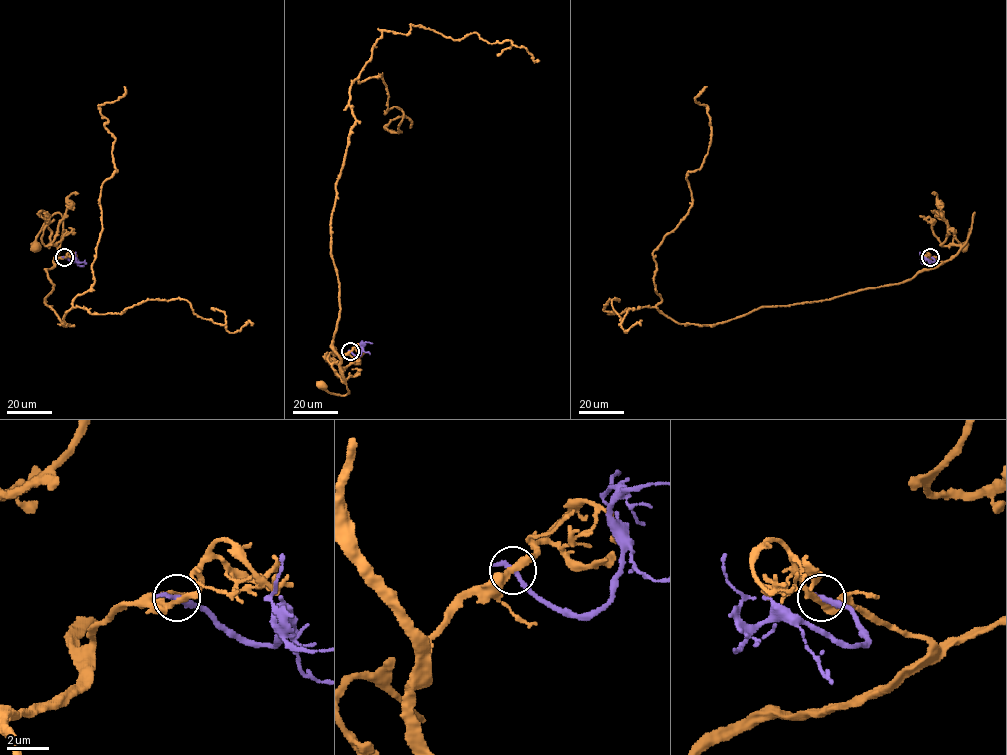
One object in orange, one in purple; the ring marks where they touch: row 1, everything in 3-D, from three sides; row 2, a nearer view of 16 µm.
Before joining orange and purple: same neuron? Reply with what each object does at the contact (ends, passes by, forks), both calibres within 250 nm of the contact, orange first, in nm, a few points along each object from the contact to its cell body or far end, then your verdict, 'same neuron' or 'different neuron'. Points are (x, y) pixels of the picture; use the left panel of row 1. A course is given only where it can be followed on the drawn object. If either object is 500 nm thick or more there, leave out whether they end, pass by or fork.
orange passes by; purple ends; calibres 320 and 320 nm; course orange (64, 257), (54, 262), (62, 227), (60, 213), (55, 213), (46, 221), (36, 238), (37, 247); course purple (64, 257), (86, 264); different neuron

